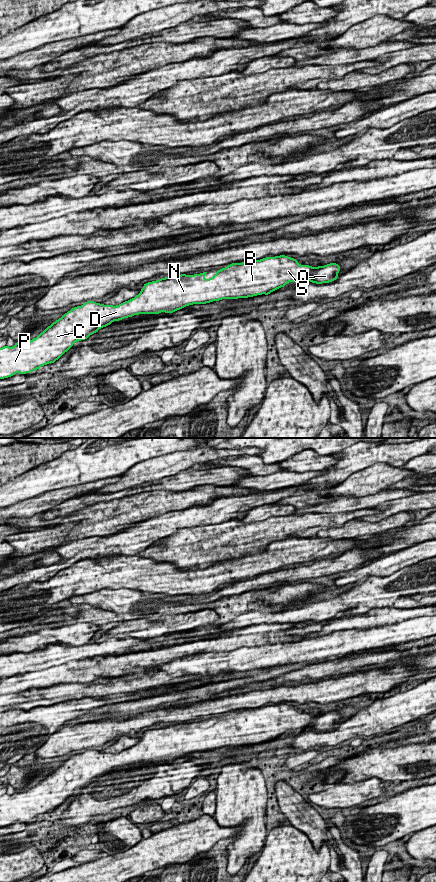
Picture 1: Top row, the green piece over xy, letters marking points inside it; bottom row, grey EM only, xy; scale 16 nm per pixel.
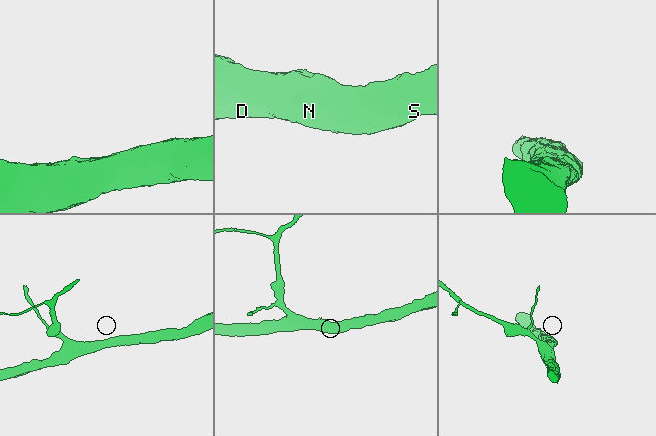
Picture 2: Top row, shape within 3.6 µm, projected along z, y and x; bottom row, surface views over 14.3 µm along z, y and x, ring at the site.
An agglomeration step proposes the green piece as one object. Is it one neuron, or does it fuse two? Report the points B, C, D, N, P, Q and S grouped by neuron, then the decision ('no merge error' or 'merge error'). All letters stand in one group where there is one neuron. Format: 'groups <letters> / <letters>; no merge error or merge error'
groups B C D N P Q S; no merge error

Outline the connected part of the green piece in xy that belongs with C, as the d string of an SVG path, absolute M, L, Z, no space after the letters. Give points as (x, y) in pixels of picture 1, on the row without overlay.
M280 703L231 711L207 728L207 720L203 720L147 730L138 743L116 754L90 748L63 762L36 786L0 796L0 827L16 821L24 823L49 811L54 812L76 789L88 787L113 769L146 761L170 762L189 753L222 747L269 743L287 731L299 728L303 731L329 731L339 725L340 718L337 711L312 715L299 713L297 707Z

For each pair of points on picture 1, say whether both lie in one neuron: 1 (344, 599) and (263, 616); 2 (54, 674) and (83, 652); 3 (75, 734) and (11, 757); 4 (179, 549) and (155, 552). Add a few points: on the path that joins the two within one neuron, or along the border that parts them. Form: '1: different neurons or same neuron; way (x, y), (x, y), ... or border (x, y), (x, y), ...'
1: same neuron; way (324, 610), (315, 613), (283, 616)
2: different neurons; border (72, 660), (50, 668)
3: different neurons; border (46, 741), (36, 751)
4: same neuron; way (173, 550), (161, 552)

